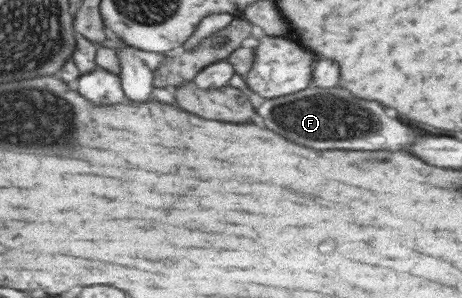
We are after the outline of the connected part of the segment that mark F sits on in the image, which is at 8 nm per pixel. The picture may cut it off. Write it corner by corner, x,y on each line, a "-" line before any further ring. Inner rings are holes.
308,86
302,92
290,96
265,99
255,112
262,117
268,131
280,133
286,141
292,141
310,149
350,149
350,151
398,151
414,143
420,131
402,125
392,109
384,109
378,103
354,99
346,89
318,89

